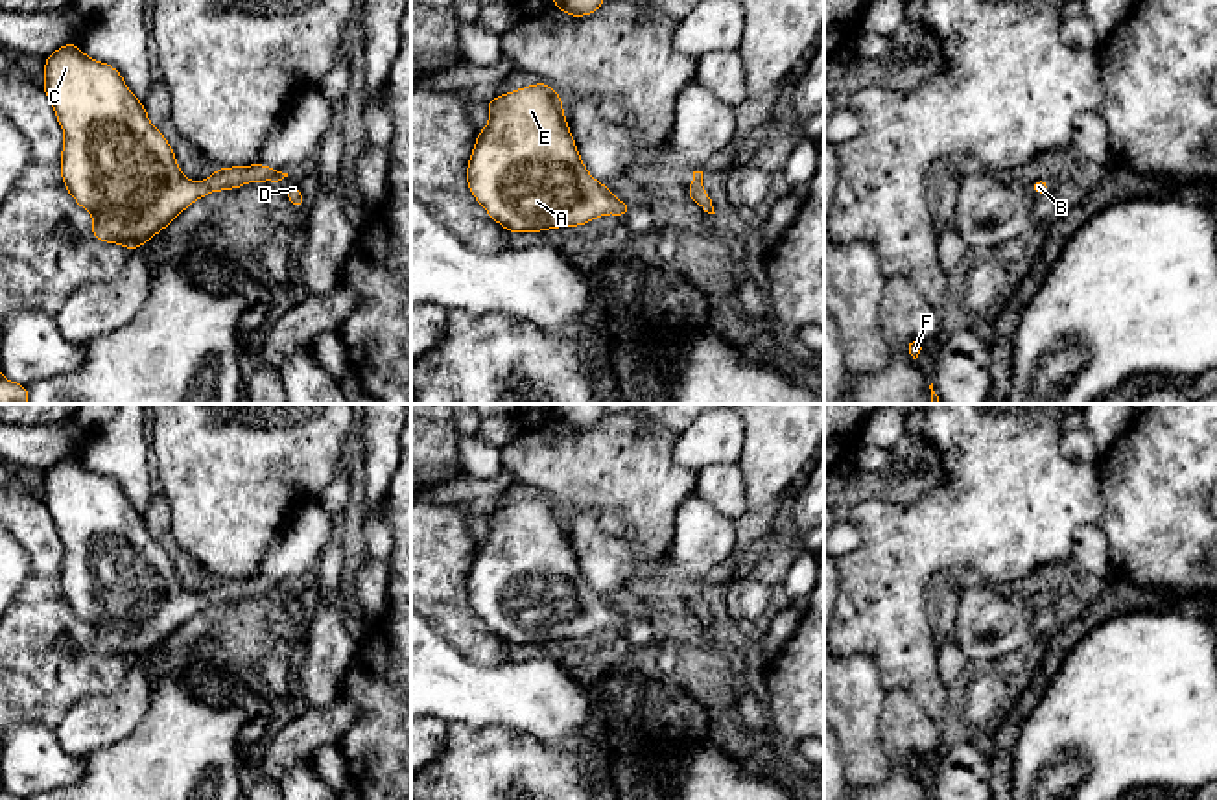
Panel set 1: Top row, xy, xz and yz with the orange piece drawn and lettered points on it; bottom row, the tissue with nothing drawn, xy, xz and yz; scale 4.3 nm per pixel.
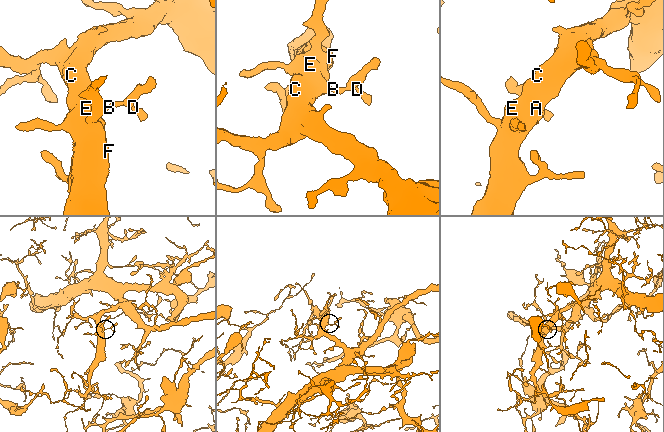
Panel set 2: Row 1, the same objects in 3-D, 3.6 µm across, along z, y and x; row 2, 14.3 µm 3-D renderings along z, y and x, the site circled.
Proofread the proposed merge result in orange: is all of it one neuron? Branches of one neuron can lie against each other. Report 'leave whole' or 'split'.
leave whole

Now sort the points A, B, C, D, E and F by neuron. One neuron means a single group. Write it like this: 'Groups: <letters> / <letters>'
Groups: A B C D E F

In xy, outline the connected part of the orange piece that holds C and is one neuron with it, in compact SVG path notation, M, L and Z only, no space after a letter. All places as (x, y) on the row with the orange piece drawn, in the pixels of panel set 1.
M72 41L44 59L44 72L42 90L65 133L61 179L74 201L92 214L90 234L98 241L120 243L133 253L207 194L236 190L247 182L278 182L288 177L256 162L216 168L205 181L188 181L170 142L149 122L144 103L127 88L112 65L85 55Z

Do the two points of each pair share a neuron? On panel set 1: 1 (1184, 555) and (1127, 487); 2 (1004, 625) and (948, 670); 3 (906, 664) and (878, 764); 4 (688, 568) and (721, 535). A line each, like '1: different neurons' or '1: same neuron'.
1: same neuron
2: different neurons
3: different neurons
4: same neuron

